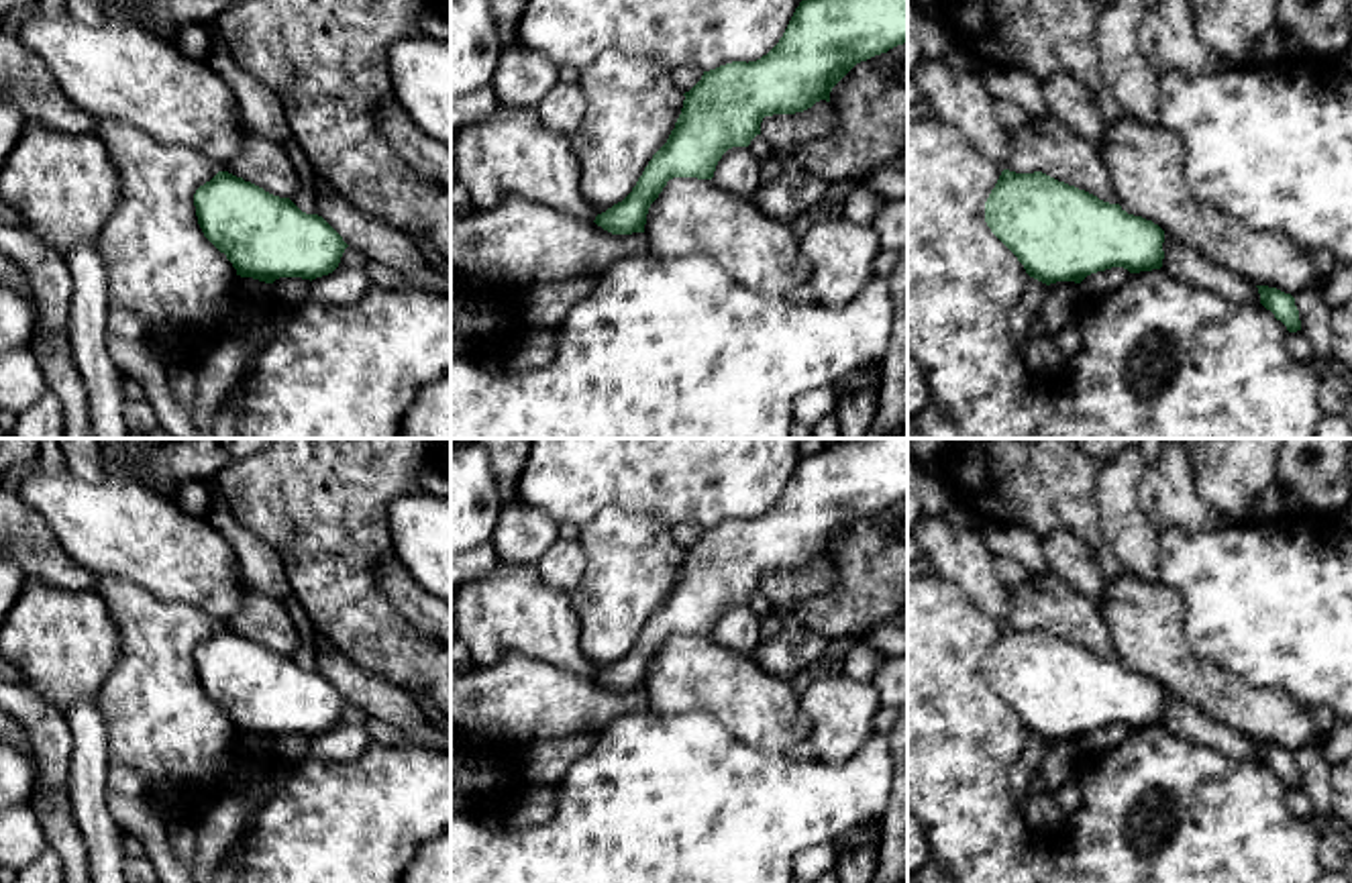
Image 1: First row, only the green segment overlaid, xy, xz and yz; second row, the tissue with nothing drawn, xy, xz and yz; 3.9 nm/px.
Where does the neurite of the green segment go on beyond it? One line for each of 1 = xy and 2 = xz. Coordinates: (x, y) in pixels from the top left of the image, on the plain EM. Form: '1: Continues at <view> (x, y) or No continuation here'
1: No continuation here
2: No continuation here

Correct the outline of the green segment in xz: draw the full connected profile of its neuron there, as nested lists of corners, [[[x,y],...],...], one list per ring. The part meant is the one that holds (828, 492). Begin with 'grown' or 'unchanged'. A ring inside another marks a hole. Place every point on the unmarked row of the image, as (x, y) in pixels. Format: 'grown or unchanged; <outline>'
unchanged; [[[852,438],[801,457],[779,500],[757,518],[732,518],[704,528],[685,549],[681,571],[667,600],[653,612],[632,648],[595,681],[612,691],[644,689],[651,661],[673,634],[712,636],[718,618],[732,604],[748,604],[761,579],[773,571],[795,571],[816,559],[830,559],[832,544],[861,518],[907,498],[907,438]]]

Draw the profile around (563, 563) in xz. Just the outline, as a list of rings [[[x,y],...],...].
[[[557,538],[536,567],[544,583],[571,593],[585,573],[585,553],[577,540]]]

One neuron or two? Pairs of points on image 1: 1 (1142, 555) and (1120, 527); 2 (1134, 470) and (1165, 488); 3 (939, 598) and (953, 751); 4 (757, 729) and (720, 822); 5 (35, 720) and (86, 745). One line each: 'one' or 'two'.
1: one
2: two
3: one
4: two
5: two

